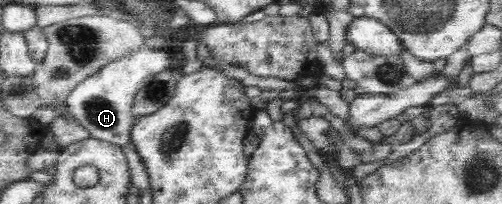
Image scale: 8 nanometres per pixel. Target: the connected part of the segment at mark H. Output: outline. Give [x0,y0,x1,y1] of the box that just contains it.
[66,45,169,149]

